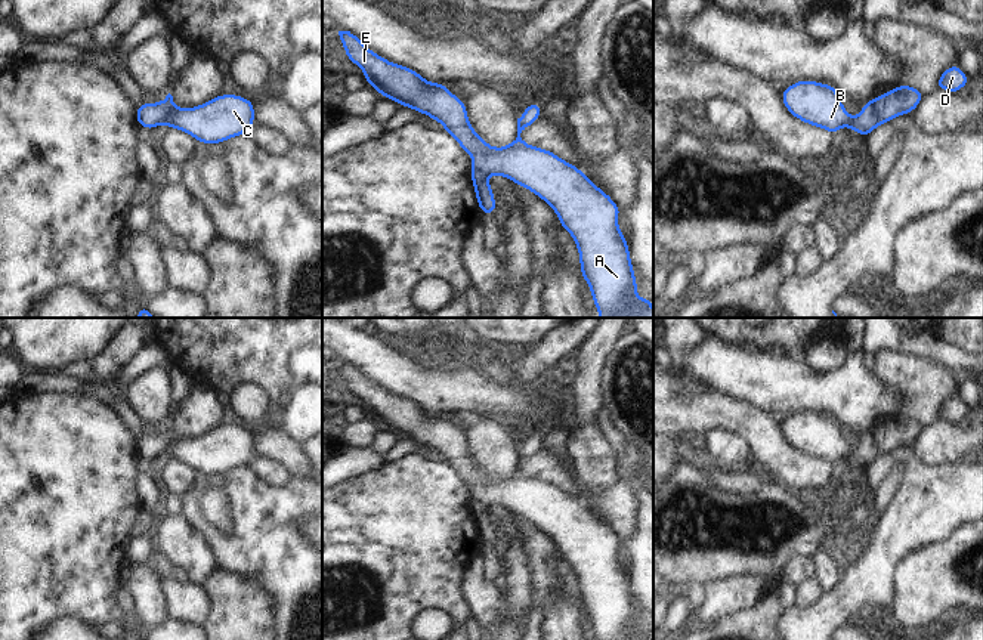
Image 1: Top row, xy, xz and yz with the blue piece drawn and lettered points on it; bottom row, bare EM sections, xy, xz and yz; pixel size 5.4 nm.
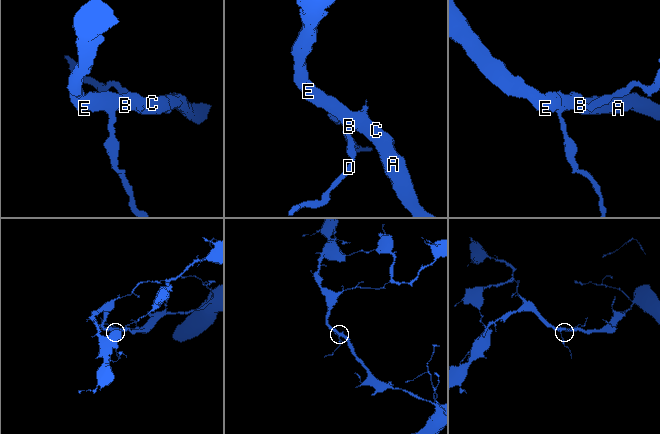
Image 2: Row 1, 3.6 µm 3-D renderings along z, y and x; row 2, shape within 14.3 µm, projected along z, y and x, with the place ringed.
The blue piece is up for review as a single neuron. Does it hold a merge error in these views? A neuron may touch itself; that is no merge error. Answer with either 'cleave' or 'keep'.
keep

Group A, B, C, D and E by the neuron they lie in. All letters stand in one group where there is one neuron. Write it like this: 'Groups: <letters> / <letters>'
Groups: A B C D E.

